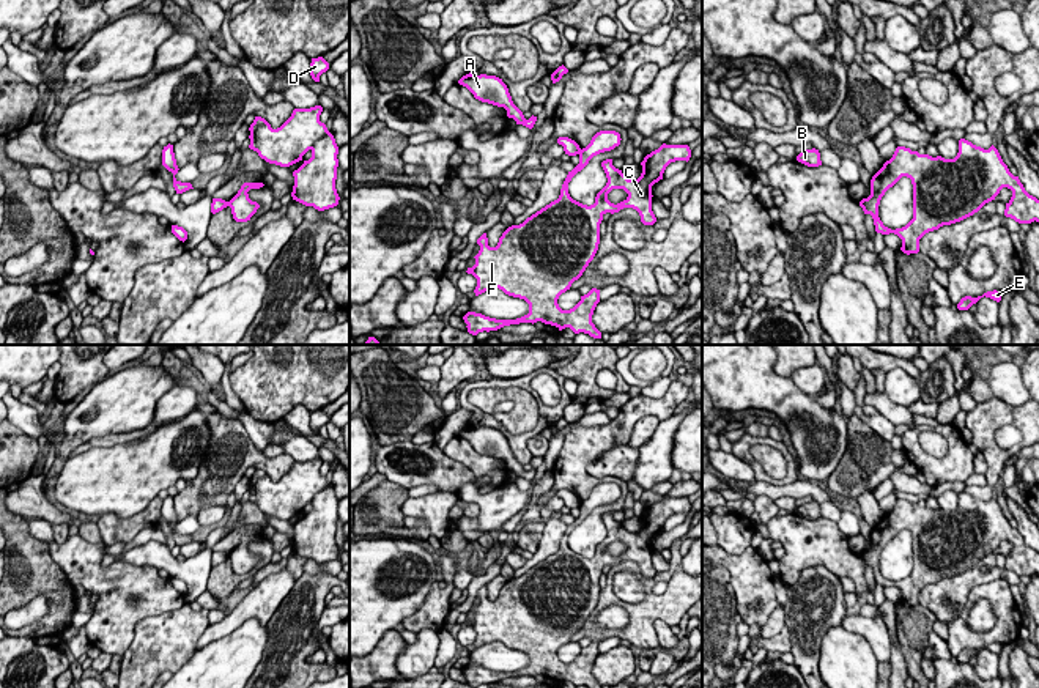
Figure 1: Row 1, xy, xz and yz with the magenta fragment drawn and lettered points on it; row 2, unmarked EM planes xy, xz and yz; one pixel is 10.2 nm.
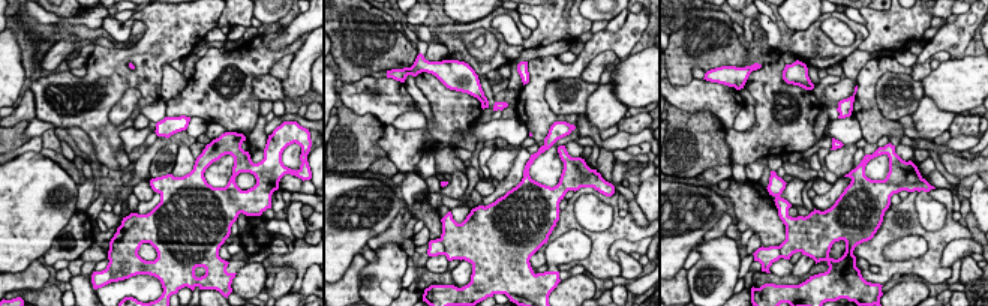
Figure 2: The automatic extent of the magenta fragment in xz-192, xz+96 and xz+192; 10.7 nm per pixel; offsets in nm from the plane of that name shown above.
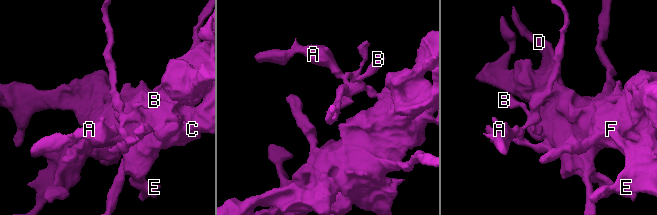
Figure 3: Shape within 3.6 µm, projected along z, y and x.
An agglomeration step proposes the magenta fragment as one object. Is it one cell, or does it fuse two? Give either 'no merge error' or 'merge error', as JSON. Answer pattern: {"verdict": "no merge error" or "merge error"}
{"verdict": "merge error"}

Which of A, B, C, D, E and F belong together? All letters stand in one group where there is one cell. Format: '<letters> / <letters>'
A B / C D E F

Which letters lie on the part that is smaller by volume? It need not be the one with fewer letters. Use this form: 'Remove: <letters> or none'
Remove: A, B

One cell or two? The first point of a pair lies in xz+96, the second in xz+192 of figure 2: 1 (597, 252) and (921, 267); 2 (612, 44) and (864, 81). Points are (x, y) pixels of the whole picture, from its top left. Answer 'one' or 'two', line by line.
1: one
2: one

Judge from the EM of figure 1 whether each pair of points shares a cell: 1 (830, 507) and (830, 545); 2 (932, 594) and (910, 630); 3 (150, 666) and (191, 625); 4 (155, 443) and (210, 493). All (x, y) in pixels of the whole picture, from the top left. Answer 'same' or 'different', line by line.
1: different
2: different
3: same
4: different

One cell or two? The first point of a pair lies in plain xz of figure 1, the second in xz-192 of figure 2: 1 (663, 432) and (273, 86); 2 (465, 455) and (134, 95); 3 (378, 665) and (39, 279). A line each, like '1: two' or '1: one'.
1: two
2: one
3: one

